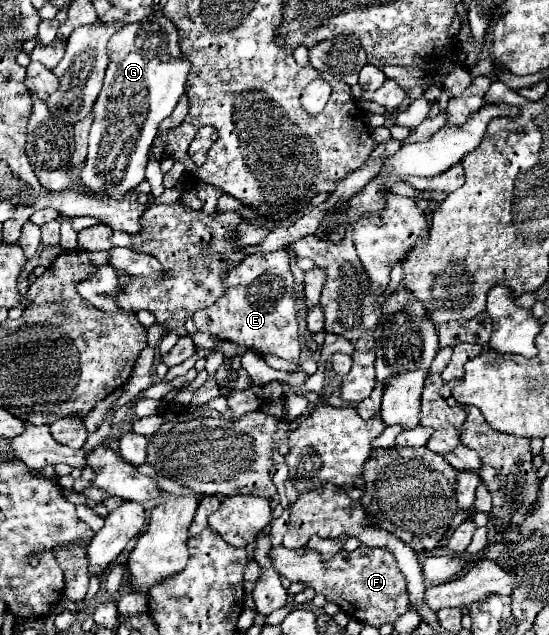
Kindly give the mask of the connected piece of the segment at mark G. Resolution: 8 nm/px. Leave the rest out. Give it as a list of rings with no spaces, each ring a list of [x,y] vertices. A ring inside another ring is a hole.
[[[148,16],[136,24],[126,24],[108,42],[110,64],[98,100],[94,102],[94,122],[88,138],[88,158],[80,172],[80,184],[84,192],[104,194],[108,198],[120,198],[122,192],[134,190],[144,180],[144,168],[148,162],[150,144],[158,132],[158,124],[174,110],[176,102],[184,94],[188,62],[180,58],[176,26],[164,16]]]

